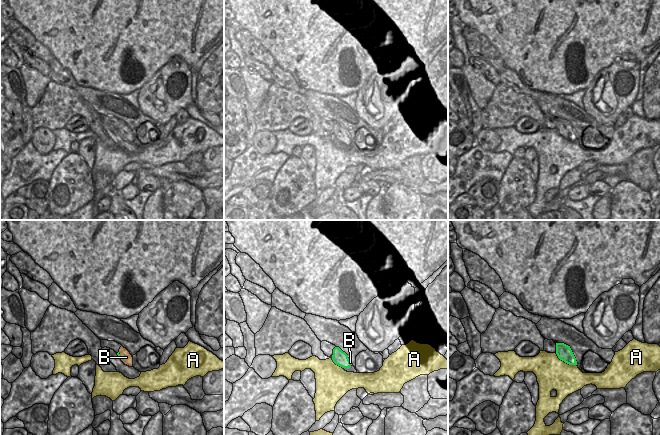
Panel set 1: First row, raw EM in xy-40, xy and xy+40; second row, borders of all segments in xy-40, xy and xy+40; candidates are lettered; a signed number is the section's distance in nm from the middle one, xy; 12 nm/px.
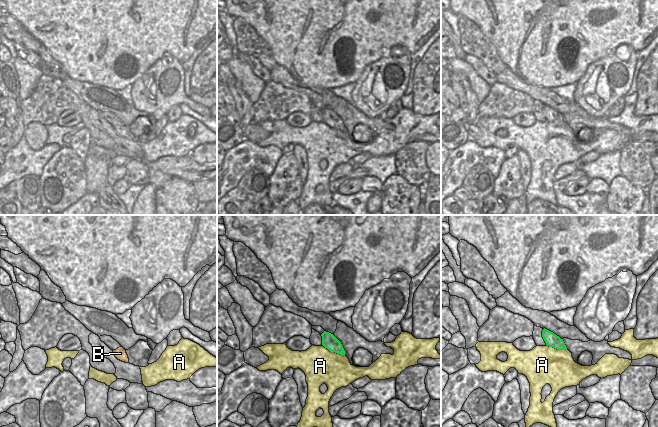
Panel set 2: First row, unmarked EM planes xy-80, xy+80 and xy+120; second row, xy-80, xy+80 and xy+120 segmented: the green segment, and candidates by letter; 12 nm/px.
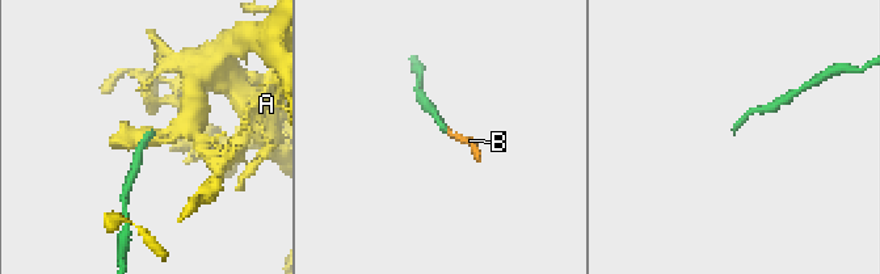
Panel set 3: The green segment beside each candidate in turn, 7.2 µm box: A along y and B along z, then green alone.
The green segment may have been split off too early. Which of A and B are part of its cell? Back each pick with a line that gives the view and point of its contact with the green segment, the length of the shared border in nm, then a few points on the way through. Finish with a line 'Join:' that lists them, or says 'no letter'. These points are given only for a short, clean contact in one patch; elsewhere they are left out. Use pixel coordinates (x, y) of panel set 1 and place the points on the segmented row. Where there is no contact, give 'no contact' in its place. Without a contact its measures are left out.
B: contact xy-40 (119, 355); length 90 nm; way xy-40 (118, 354), (119, 355), (126, 357)
Join: B

